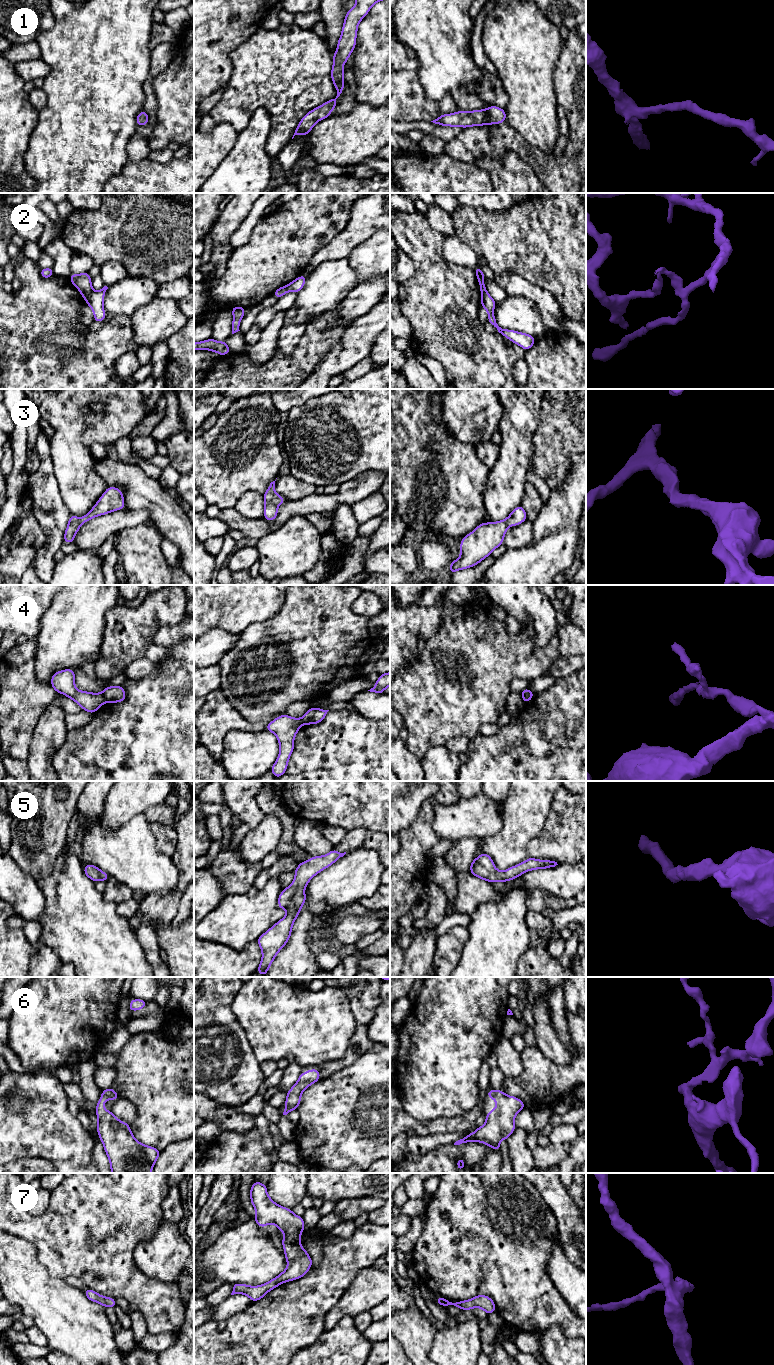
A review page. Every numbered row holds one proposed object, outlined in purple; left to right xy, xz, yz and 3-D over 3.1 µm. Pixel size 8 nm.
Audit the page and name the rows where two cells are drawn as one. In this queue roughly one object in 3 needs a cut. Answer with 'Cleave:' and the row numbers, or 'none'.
Cleave: 2, 4

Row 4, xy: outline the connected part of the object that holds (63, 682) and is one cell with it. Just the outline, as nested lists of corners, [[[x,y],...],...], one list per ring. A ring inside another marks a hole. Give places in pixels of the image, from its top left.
[[[64,669],[54,673],[51,677],[51,686],[57,693],[61,693],[74,700],[84,711],[93,714],[104,703],[103,693],[79,691],[75,687],[75,671]]]

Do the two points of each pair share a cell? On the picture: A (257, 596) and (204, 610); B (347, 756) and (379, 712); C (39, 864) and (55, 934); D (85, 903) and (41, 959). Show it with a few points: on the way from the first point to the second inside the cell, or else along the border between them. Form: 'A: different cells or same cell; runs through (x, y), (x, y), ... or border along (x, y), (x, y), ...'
A: same cell; runs through (244, 596), (223, 596), (217, 602)
B: different cells; border along (358, 711), (368, 718), (379, 720)
C: different cells; border along (56, 858), (53, 869), (48, 874), (35, 879)
D: different cells; border along (44, 944), (49, 946), (58, 955), (61, 962)

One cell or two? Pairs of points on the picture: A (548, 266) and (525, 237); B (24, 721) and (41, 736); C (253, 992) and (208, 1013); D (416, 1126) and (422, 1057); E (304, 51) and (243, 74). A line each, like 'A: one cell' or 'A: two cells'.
A: one cell
B: two cells
C: two cells
D: two cells
E: one cell

